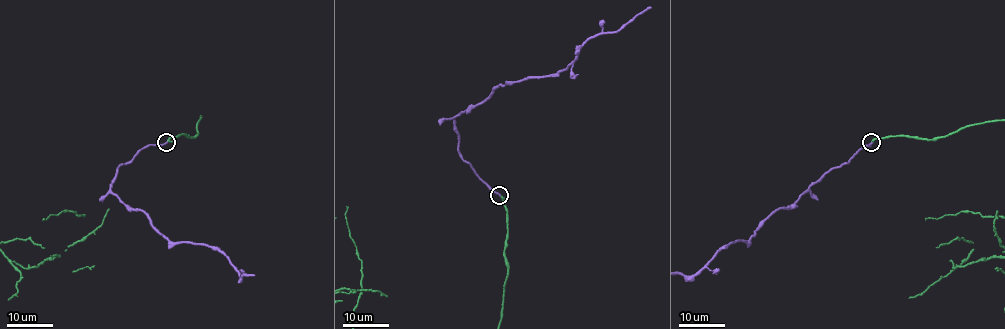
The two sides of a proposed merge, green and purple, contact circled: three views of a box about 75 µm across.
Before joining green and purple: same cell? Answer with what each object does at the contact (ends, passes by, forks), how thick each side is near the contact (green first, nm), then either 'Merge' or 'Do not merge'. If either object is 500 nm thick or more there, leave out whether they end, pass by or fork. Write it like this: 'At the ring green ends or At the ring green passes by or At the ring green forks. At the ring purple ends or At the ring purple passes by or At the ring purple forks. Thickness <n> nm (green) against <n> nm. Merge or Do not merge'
At the ring green passes by. At the ring purple ends. Thickness 170 nm (green) against 240 nm. Merge

